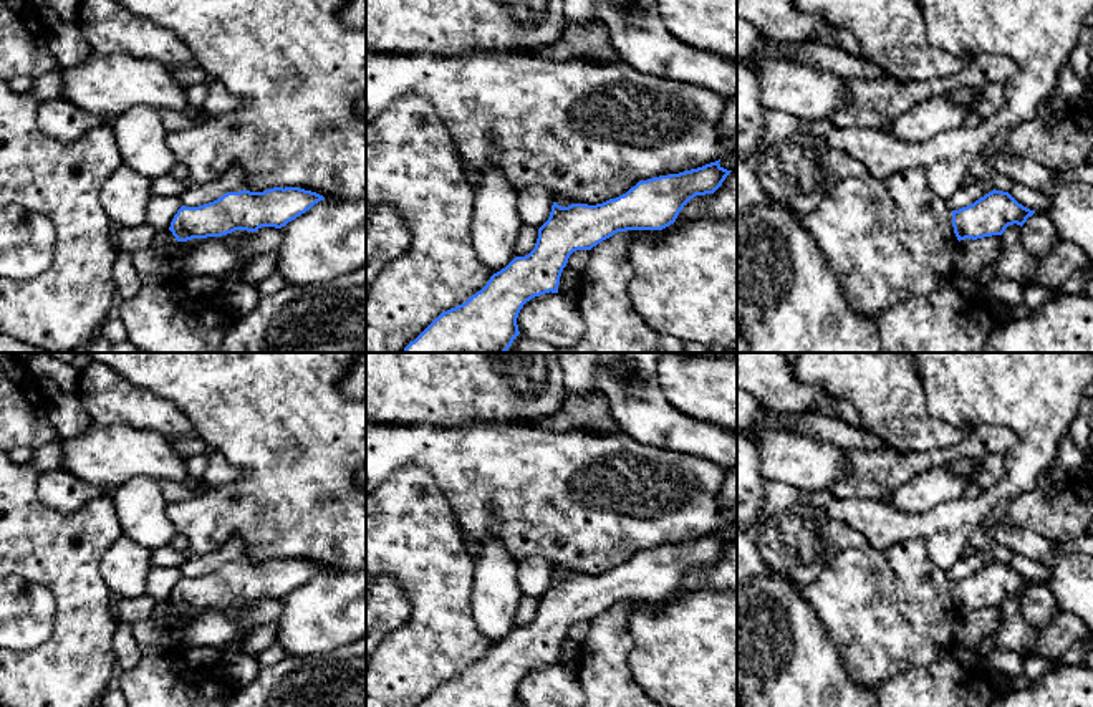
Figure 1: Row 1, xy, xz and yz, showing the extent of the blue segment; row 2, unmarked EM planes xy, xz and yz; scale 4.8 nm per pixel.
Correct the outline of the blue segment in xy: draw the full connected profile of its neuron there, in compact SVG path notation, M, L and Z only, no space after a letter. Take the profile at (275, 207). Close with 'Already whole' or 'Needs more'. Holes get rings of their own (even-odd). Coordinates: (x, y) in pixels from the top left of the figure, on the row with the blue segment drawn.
M300 187L227 192L217 200L199 207L182 205L174 215L169 230L177 242L187 242L222 237L235 230L282 228L320 200L325 200L325 197Z. Already whole

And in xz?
M720 159L679 174L639 180L626 194L596 205L561 207L553 202L548 220L538 228L535 248L494 273L465 303L441 313L402 353L505 353L520 334L517 318L523 305L535 296L558 293L561 272L573 252L591 250L618 232L669 227L691 199L714 194L722 185L732 171L719 162Z. Already whole

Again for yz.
M992 190L974 204L952 210L957 240L1002 235L1009 225L1023 225L1035 210L1018 204L1009 192Z. Already whole

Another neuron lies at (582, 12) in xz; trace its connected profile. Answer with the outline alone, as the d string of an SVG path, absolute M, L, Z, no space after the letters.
M563 0L563 12L571 23L586 25L598 20L593 0Z

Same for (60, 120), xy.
M61 96L41 101L36 113L38 129L63 144L76 141L101 123L104 123L101 116L84 113Z

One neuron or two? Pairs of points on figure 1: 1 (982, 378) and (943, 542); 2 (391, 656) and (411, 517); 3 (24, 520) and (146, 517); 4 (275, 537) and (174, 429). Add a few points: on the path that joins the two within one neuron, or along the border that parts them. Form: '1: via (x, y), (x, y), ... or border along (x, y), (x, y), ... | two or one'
1: via (1025, 421), (1025, 464), (986, 502) | one
2: via (423, 621), (423, 552) | one
3: border along (108, 492), (125, 533) | two
4: border along (173, 401), (196, 434) | two

